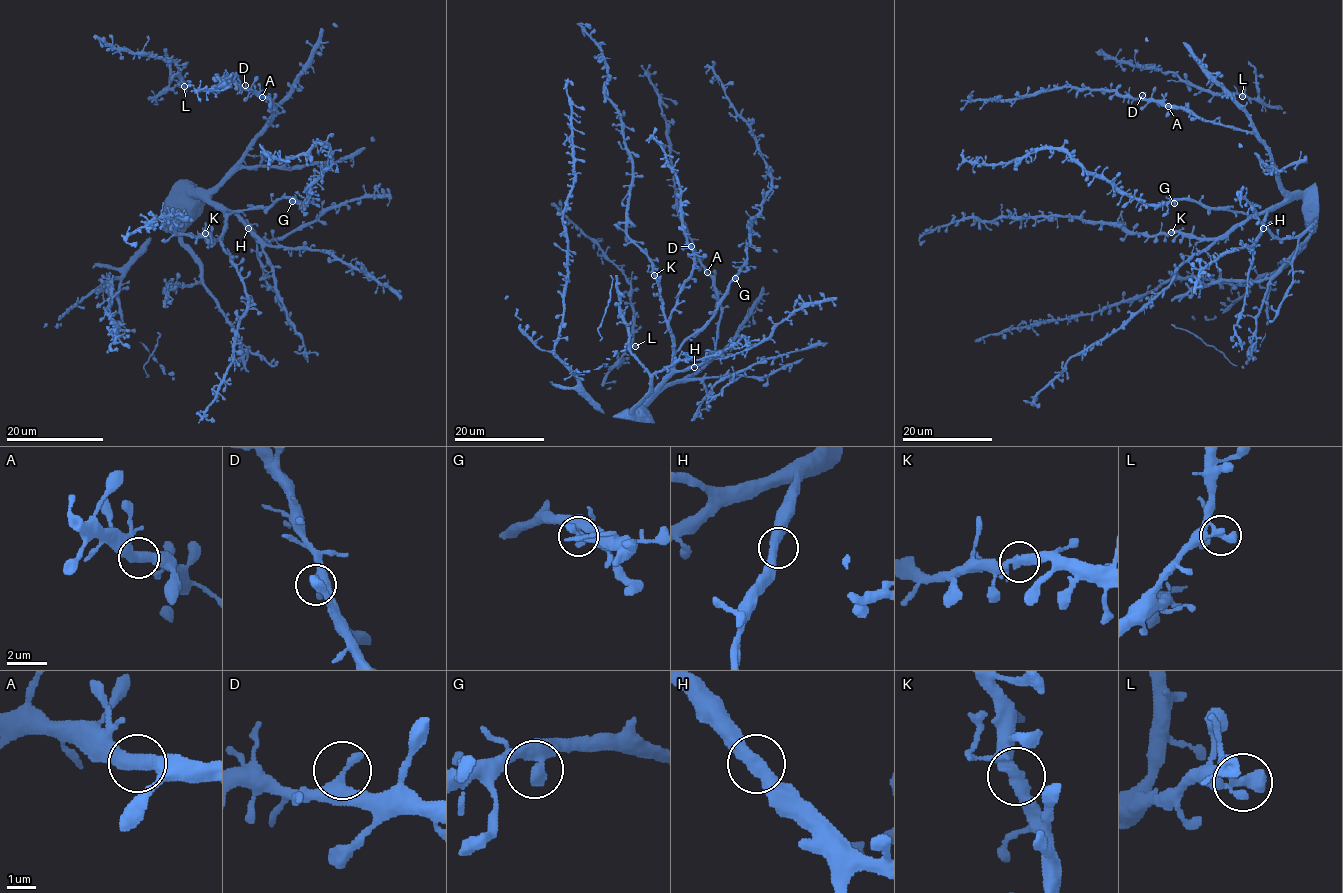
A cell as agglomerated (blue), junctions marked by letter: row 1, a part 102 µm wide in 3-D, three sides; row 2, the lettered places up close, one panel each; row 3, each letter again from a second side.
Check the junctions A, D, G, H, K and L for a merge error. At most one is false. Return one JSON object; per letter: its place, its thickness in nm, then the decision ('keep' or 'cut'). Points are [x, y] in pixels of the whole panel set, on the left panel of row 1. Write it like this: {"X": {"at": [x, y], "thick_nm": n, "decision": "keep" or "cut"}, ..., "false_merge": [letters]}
{"A": {"at": [262, 97], "thick_nm": 440, "decision": "keep"}, "D": {"at": [245, 85], "thick_nm": 400, "decision": "keep"}, "G": {"at": [292, 201], "thick_nm": 400, "decision": "keep"}, "H": {"at": [248, 228], "thick_nm": 420, "decision": "keep"}, "K": {"at": [205, 233], "thick_nm": 440, "decision": "keep"}, "L": {"at": [184, 86], "thick_nm": 400, "decision": "keep"}, "false_merge": []}

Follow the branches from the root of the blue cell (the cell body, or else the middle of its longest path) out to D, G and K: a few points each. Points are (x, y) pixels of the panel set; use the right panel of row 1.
D: (1311, 204), (1283, 187), (1270, 151), (1252, 133), (1200, 120), (1142, 95)
G: (1311, 204), (1302, 198), (1288, 198), (1263, 213), (1242, 214), (1209, 208), (1187, 199), (1174, 203)
K: (1311, 204), (1302, 198), (1284, 199), (1268, 211), (1251, 214), (1213, 238), (1170, 232)

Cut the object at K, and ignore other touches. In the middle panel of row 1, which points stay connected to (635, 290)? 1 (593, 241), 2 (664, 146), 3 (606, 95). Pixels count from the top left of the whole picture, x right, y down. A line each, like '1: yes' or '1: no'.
1: yes
2: yes
3: no

